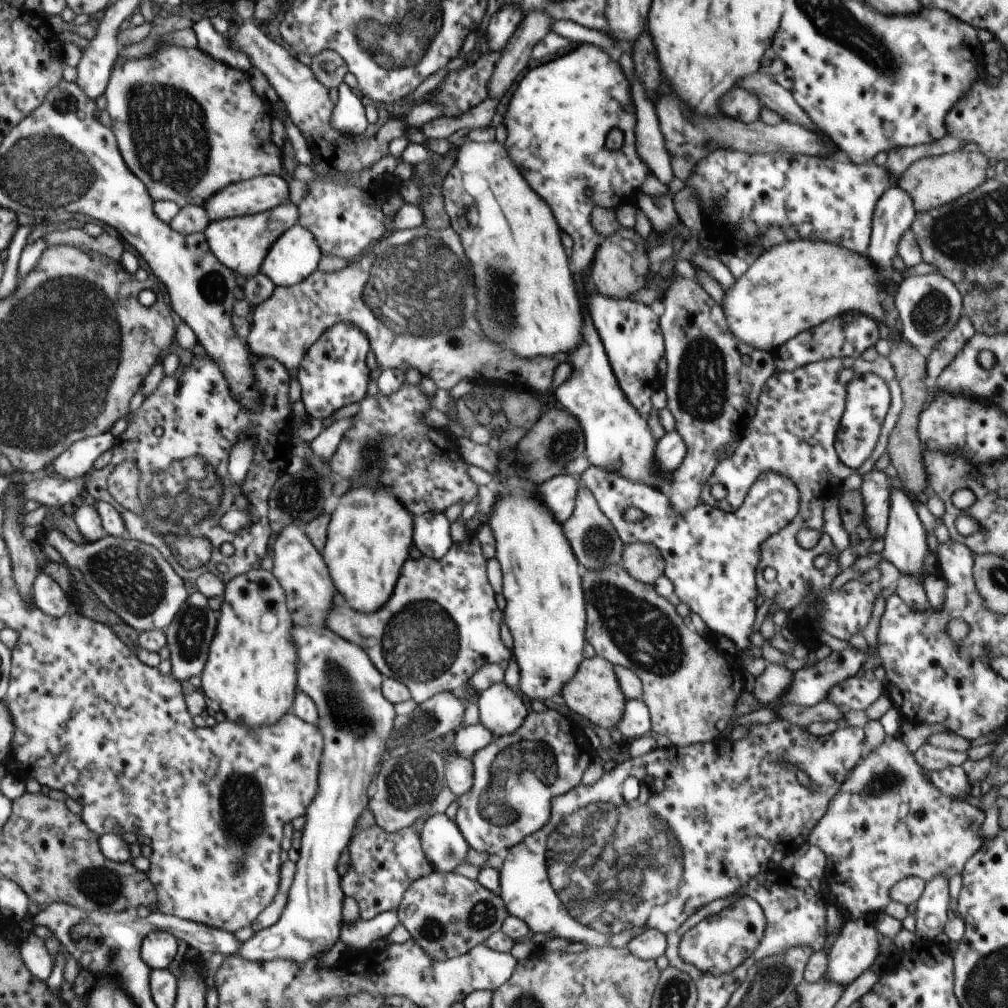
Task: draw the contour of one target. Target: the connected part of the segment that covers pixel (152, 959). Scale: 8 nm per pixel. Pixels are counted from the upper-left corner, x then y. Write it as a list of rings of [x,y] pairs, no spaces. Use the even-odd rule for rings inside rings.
[[[157,930],[144,937],[140,954],[151,969],[170,969],[178,954],[179,940],[169,932]]]

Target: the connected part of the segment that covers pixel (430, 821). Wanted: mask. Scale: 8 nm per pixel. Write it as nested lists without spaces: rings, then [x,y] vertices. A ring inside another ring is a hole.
[[[445,813],[427,818],[423,827],[419,834],[421,845],[434,870],[452,873],[456,866],[466,863],[466,854],[471,846],[458,825]]]

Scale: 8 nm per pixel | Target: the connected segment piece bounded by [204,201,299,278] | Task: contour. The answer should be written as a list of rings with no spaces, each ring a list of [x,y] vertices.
[[[291,201],[281,204],[271,211],[263,213],[228,217],[208,223],[205,236],[210,244],[211,251],[232,272],[237,275],[253,277],[261,272],[270,247],[291,226],[298,224],[299,212],[297,206]]]

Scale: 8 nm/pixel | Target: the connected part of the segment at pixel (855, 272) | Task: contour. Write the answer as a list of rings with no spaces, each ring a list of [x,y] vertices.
[[[796,239],[787,240],[770,247],[768,252],[758,255],[758,260],[750,270],[739,279],[729,292],[725,292],[724,309],[729,329],[742,343],[773,352],[780,345],[787,343],[797,334],[822,324],[825,320],[835,319],[844,312],[862,312],[874,318],[876,322],[885,323],[882,301],[886,295],[881,274],[875,264],[866,256],[849,251],[839,244],[821,240]]]

